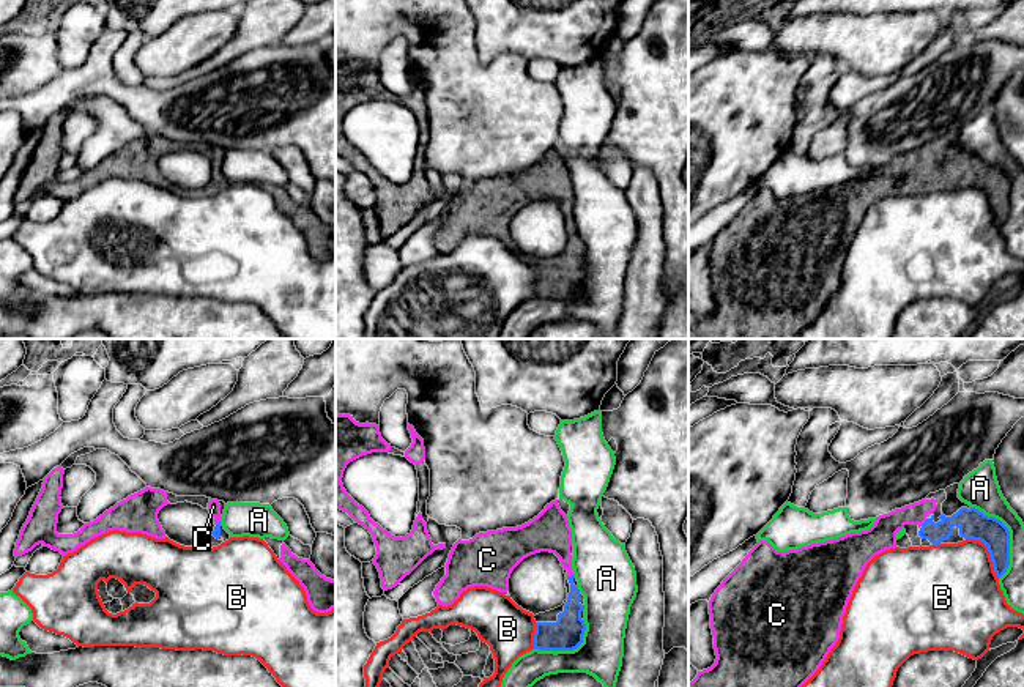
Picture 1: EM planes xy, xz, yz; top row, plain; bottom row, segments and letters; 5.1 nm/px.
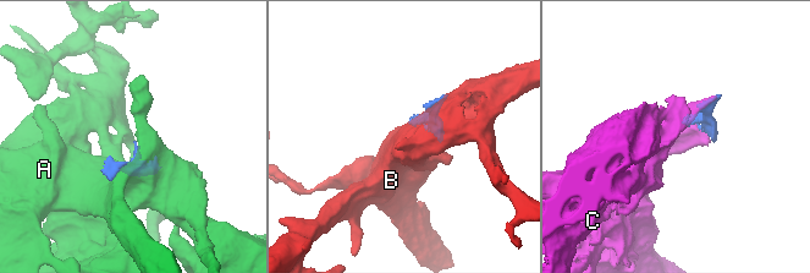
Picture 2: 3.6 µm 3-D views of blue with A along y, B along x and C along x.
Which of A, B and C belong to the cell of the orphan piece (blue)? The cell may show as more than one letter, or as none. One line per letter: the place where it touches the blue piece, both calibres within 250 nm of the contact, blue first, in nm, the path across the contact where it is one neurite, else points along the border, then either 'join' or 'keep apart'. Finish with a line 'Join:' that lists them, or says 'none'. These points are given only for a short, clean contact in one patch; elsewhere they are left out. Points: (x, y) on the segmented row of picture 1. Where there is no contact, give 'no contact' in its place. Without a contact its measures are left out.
A: contact yz (1009, 536); calibres 150 and 160 nm; keep apart
B: contact yz (990, 553); calibres 150 and 440 nm; keep apart
C: contact yz (925, 522); calibres 150 and 150 nm; join
Join: C

